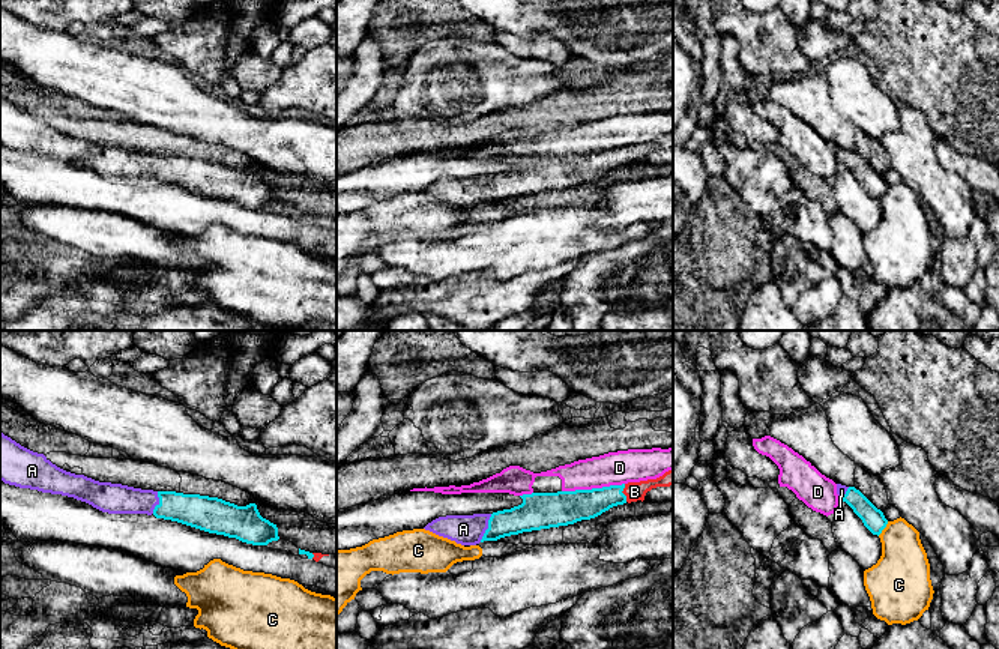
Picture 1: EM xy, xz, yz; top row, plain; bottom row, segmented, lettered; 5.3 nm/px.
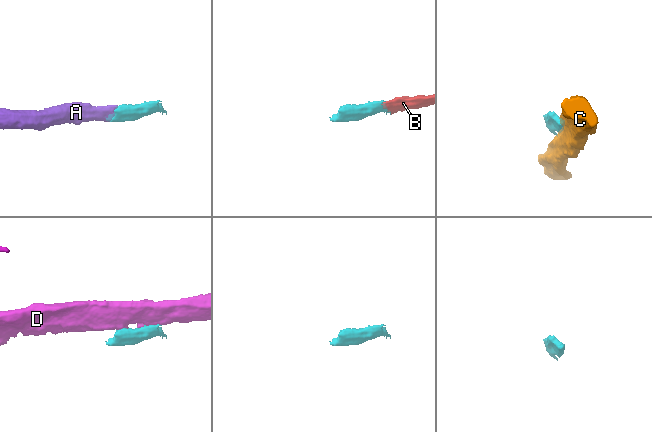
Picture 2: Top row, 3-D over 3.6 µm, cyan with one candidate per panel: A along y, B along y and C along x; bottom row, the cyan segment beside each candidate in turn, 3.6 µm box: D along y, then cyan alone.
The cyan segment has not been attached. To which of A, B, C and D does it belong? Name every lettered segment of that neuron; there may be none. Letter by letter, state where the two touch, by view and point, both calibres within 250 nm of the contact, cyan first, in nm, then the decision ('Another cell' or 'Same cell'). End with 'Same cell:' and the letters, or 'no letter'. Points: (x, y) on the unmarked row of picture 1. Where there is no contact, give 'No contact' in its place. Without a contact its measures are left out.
A: Touches cyan at xz (488, 191). Thickness 170 nm (cyan) against 160 nm. Same cell
B: Touches cyan at xz (622, 156). Thickness 160 nm (cyan) against 100 nm. Same cell
C: Touches cyan at yz (884, 191). Thickness 120 nm (cyan) against 280 nm. Another cell
D: Touches cyan at xz (592, 152). Thickness 190 nm (cyan) against 180 nm. Another cell
Same cell: A, B

